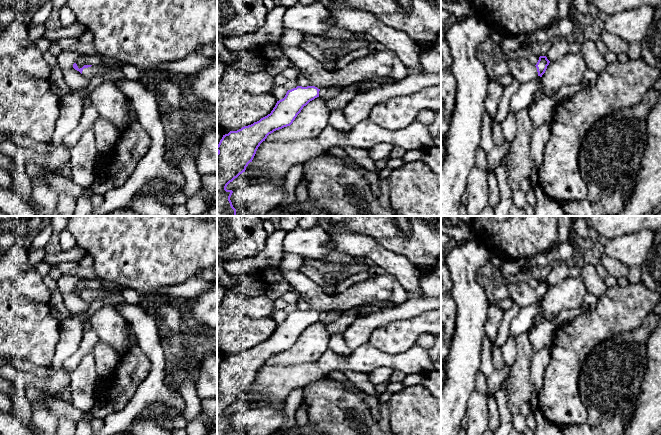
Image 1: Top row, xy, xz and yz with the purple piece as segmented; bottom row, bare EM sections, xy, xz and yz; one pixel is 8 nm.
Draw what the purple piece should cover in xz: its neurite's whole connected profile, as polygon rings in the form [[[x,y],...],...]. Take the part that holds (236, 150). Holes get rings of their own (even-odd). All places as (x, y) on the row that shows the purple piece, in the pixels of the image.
[[[299,46],[280,47],[310,85],[288,90],[270,114],[223,135],[217,145],[217,216],[236,216],[236,209],[230,200],[233,191],[227,190],[227,185],[245,172],[267,136],[290,126],[303,107],[319,97],[321,88],[331,92],[368,78],[384,77],[400,81],[408,76],[397,54],[386,47],[370,51],[367,56],[353,60],[338,71],[324,69],[320,62]]]

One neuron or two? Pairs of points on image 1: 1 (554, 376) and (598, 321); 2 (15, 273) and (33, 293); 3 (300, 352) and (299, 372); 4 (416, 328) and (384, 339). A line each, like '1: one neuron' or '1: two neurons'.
1: one neuron
2: one neuron
3: two neurons
4: one neuron

